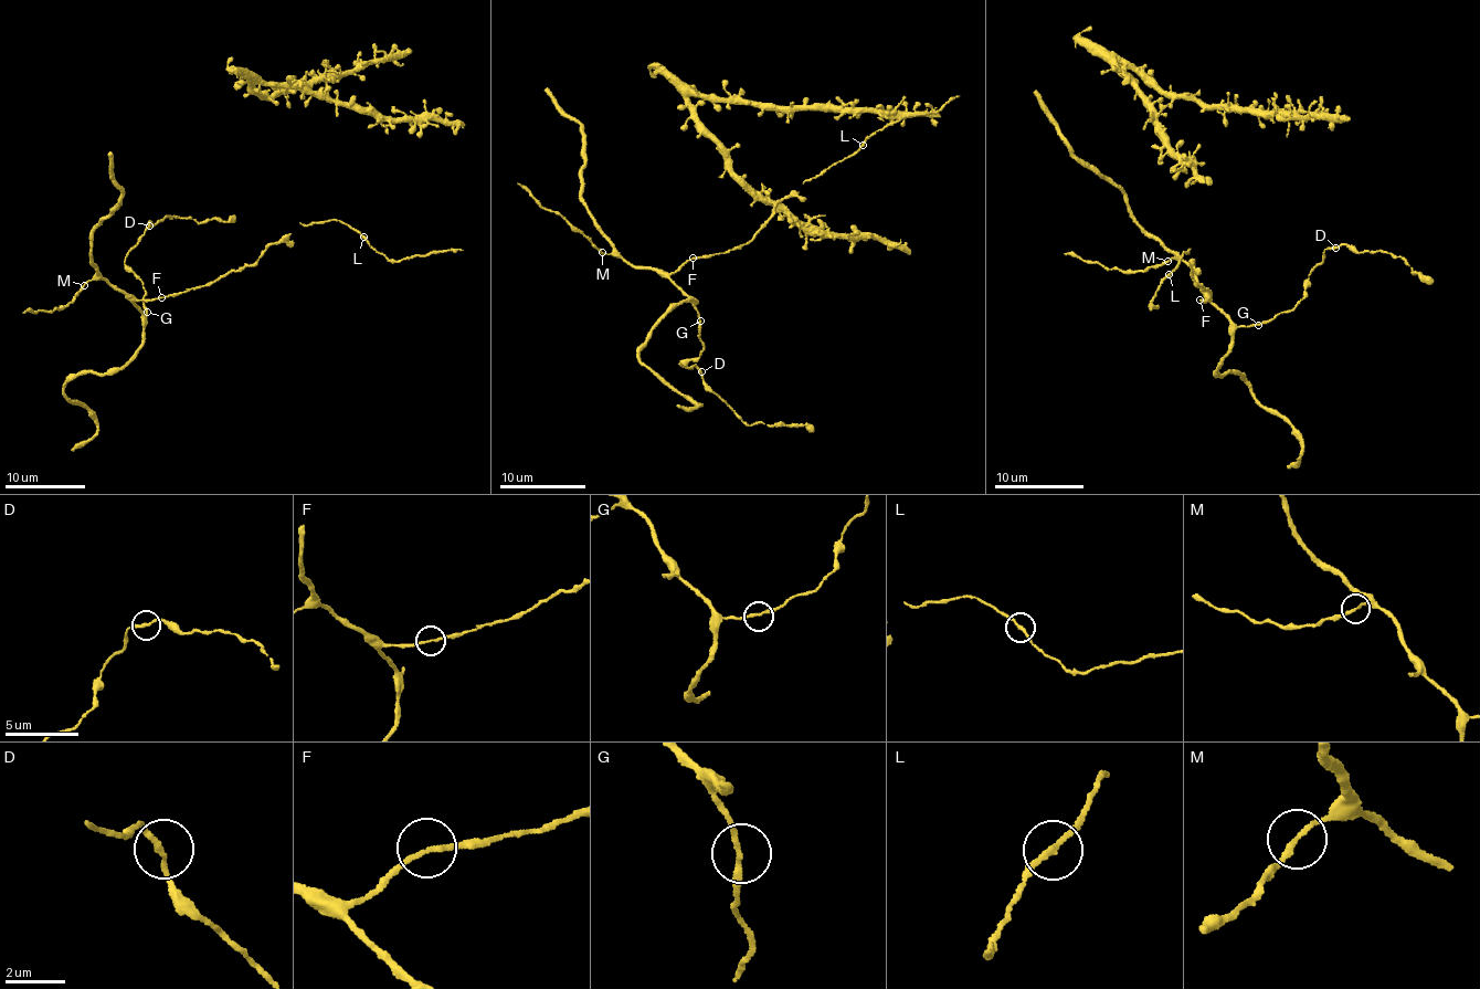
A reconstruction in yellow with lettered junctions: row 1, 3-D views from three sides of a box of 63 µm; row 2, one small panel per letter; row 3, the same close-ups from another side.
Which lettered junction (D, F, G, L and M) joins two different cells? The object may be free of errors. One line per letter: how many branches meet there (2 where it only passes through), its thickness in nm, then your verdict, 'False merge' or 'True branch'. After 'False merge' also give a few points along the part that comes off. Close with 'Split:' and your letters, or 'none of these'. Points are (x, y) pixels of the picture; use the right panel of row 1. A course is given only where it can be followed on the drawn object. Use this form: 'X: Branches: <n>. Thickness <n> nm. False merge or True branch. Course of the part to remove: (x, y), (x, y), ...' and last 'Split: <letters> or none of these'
D: Branches: 2. Thickness 180 nm. True branch
F: Branches: 2. Thickness 150 nm. True branch
G: Branches: 2. Thickness 180 nm. True branch
L: Branches: 2. Thickness 180 nm. True branch
M: Branches: 2. Thickness 180 nm. True branch
Split: none of these

